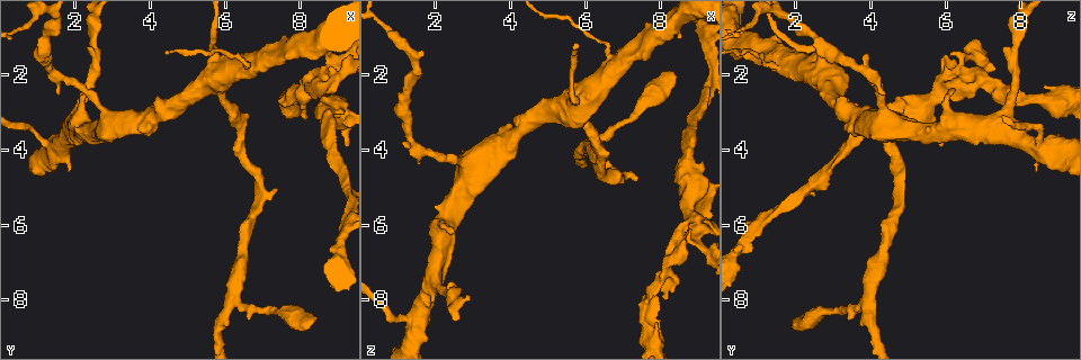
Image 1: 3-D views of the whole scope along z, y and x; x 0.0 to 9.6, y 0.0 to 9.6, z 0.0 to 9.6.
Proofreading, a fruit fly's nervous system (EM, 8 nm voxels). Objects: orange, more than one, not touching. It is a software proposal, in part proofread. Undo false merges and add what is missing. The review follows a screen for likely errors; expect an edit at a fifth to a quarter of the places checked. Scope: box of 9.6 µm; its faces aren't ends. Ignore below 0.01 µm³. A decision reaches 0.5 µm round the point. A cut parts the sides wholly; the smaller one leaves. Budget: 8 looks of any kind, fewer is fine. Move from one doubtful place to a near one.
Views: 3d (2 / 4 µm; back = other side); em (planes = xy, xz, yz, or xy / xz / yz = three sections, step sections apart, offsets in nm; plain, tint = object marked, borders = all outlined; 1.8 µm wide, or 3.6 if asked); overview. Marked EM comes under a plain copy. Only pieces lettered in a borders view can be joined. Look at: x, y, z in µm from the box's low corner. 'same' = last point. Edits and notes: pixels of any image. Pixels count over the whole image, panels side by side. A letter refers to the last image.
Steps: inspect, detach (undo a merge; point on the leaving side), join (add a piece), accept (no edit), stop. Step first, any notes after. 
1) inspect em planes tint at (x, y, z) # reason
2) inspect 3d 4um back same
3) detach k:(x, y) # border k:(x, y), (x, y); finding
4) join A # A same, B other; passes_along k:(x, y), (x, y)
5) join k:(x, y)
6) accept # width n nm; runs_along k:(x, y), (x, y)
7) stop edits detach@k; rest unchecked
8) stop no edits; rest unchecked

inspect em planes borders at (7.35, 5.05, 4.80)

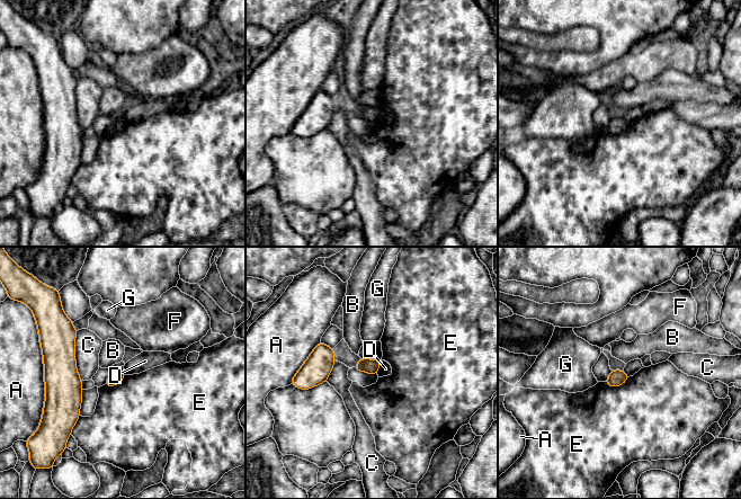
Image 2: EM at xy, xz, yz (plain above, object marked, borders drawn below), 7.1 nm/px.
accept # A other, B other, C other, D other, E other, F other, G other; border 2:(381, 361), (376, 373); none of them fits

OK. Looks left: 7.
inspect em yz step 8 tint at (8.95, 1.60, 6.45) # three arms meet

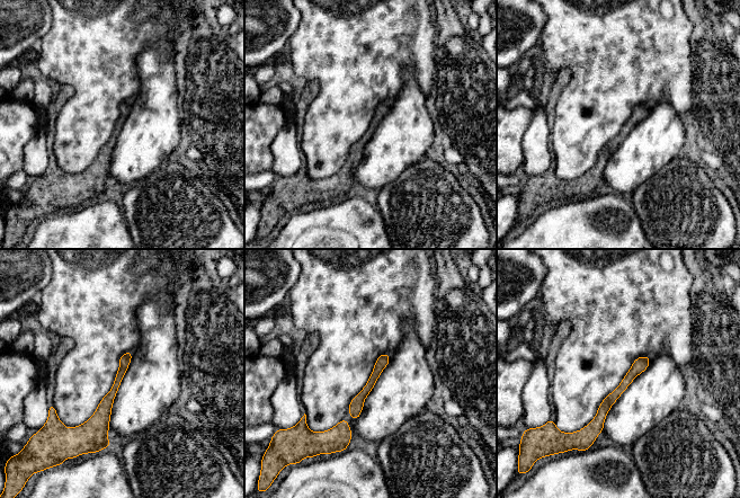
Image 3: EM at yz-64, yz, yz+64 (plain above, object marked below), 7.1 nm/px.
inspect em planes borders same

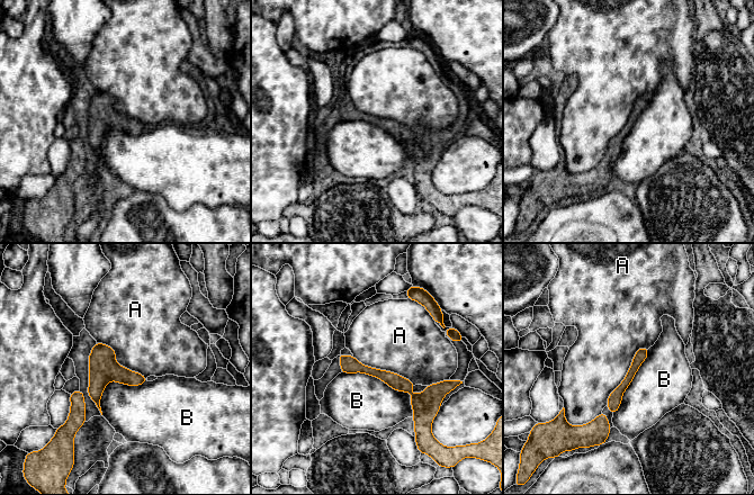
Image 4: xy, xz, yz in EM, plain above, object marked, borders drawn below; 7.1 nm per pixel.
accept # longest_contact B 600 nm; A other, B other; runs_along 4:(341, 357), (415, 397), (442, 386); continuous, no second neuron

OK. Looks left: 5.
inspect 3d 4um at (8.30, 8.65, 1.95) # thick end

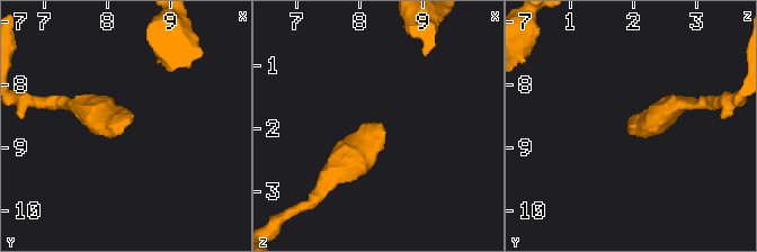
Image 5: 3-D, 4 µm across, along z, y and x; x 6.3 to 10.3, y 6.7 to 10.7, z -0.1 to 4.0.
inspect em 3.6um yz step 8 borders at (8.30, 8.65, 1.90)

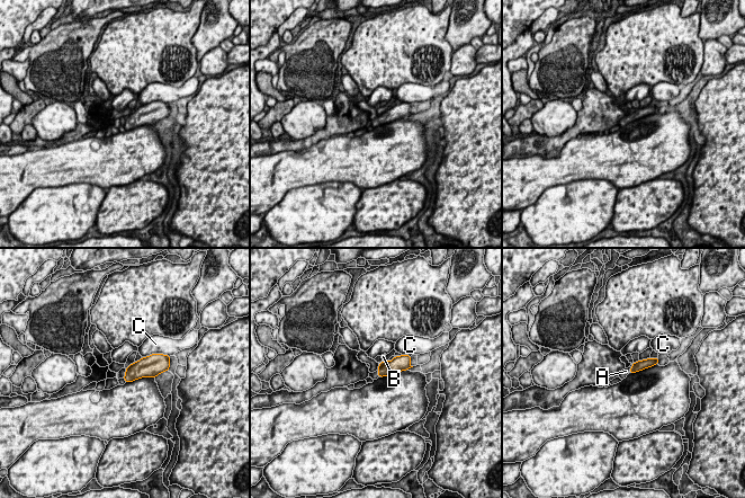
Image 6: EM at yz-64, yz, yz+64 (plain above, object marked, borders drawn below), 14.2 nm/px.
join A # longest_contact C 240 nm; A same, B other, C other; the neuron continues

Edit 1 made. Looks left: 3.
stop edits join@6; rest unchecked

